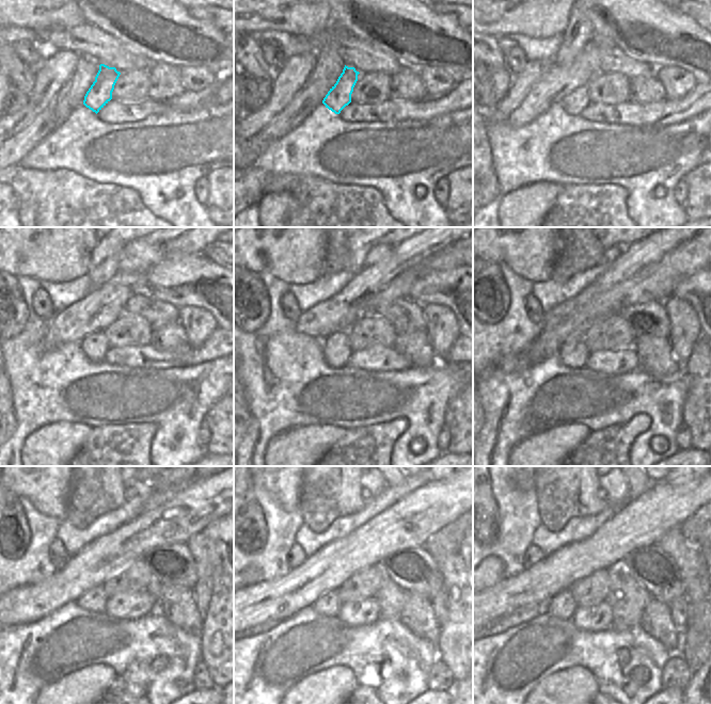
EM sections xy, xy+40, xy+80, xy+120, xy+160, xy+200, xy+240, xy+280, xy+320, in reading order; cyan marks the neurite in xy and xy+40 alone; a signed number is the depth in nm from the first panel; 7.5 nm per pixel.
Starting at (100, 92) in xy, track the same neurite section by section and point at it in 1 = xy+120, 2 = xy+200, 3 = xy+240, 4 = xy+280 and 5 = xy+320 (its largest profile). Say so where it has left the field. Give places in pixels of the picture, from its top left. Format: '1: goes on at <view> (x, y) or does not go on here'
1: goes on at xy+120 (95, 346)
2: goes on at xy+200 (573, 353)
3: goes on at xy+240 (94, 600)
4: goes on at xy+280 (329, 604)
5: goes on at xy+320 (563, 606)

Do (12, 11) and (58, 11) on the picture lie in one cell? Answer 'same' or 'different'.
same

